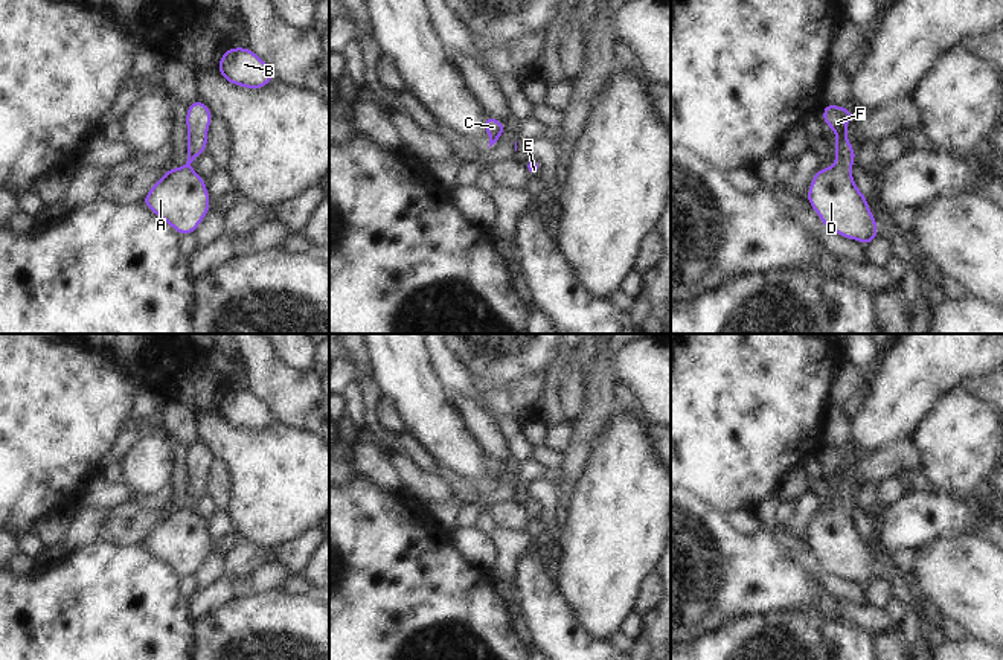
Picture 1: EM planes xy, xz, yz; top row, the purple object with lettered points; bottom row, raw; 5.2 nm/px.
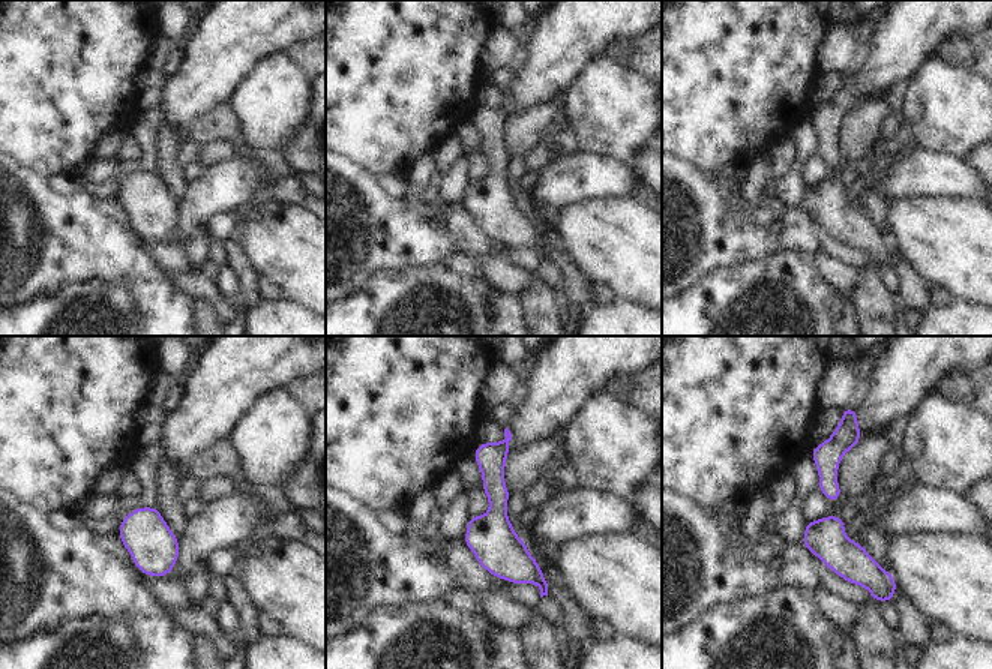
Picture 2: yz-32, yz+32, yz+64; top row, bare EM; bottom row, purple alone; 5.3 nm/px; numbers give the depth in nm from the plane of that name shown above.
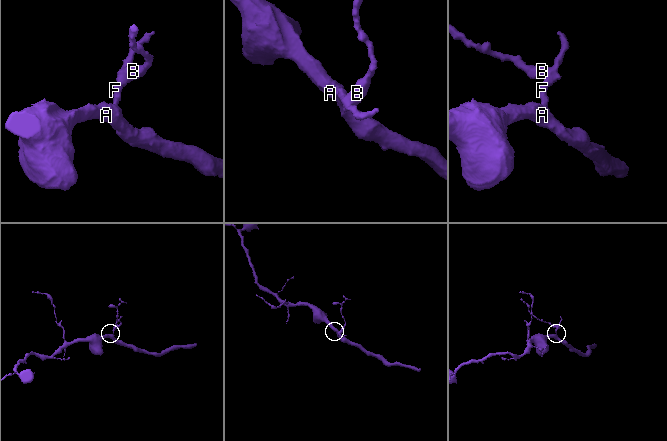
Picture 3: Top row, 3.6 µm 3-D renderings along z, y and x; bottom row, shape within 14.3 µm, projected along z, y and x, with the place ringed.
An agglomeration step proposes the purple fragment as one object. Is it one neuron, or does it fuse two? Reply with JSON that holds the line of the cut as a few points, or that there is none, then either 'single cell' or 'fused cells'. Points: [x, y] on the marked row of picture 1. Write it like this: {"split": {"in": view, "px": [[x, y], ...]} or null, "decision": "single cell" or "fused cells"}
{"split": null, "decision": "single cell"}

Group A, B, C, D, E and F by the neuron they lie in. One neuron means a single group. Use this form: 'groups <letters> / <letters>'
groups A B C D E F

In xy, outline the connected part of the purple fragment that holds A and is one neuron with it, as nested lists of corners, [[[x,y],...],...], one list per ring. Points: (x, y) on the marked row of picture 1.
[[[201,99],[187,105],[187,162],[181,168],[168,169],[142,200],[180,236],[195,233],[210,209],[206,178],[200,177],[189,165],[207,151],[207,130],[212,119],[213,113]]]

